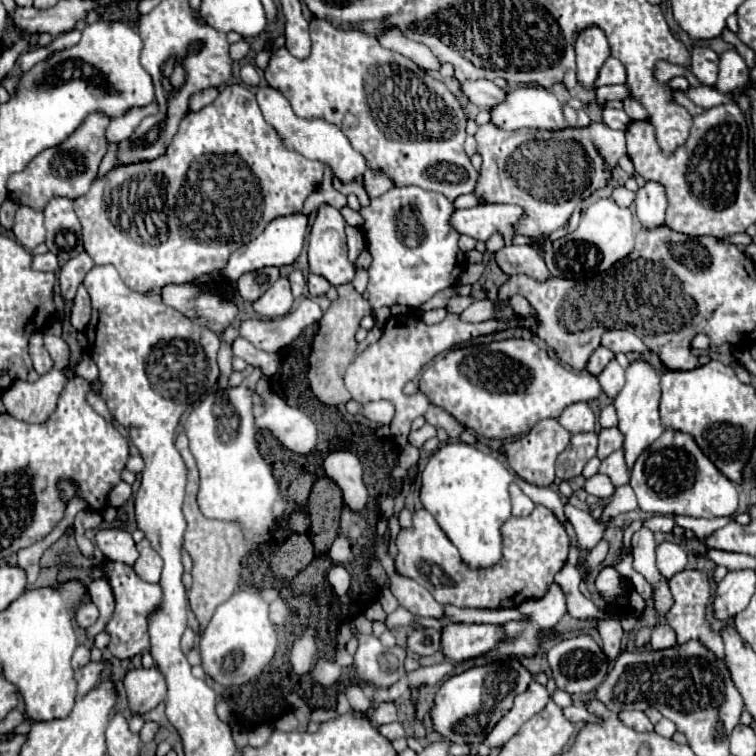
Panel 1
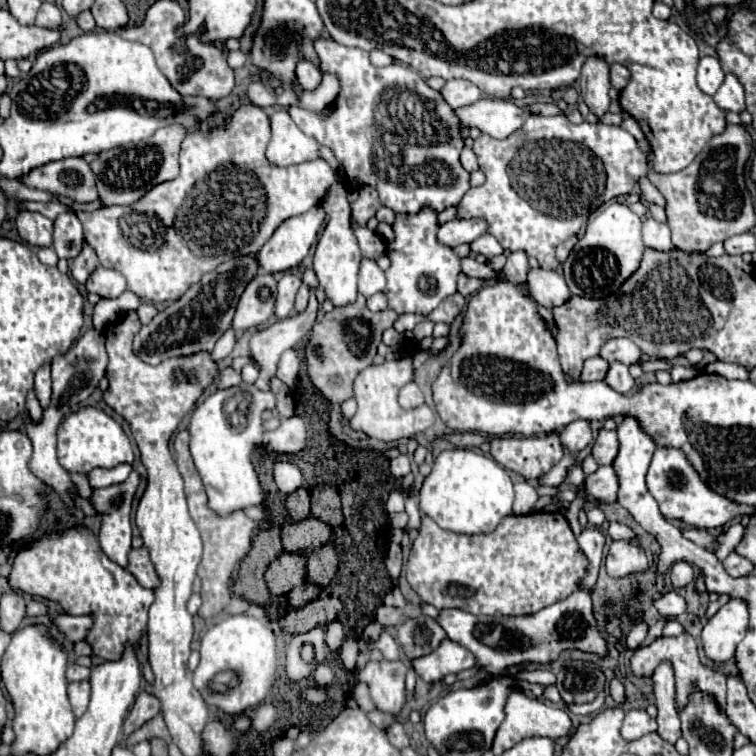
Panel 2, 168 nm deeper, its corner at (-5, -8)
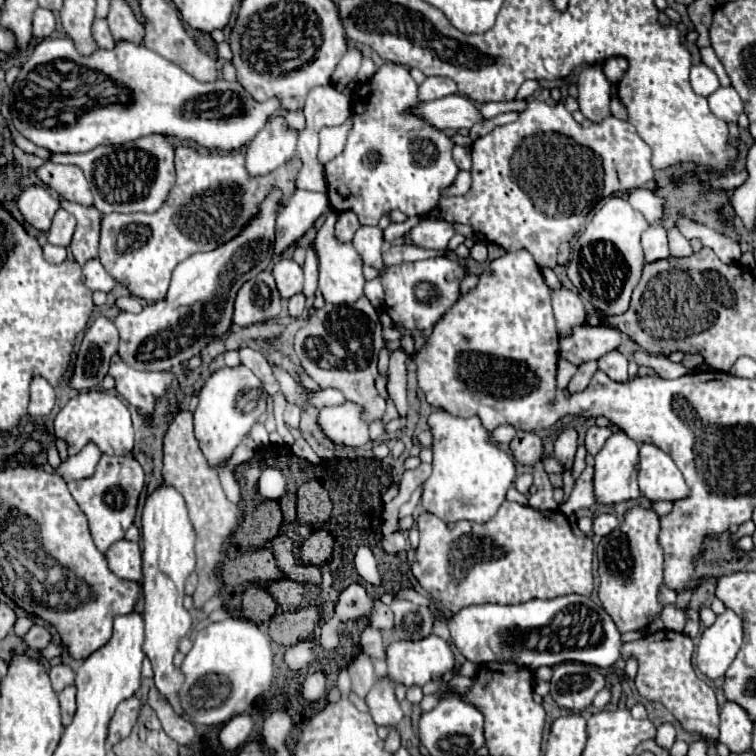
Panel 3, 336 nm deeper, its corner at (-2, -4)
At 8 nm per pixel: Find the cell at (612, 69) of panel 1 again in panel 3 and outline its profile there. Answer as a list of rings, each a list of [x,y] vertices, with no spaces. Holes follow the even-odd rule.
[[[611,57],[611,59],[605,61],[603,71],[605,71],[607,79],[609,79],[613,85],[617,85],[617,83],[621,81],[621,77],[625,75],[625,71],[627,71],[627,61],[625,61],[623,57]]]

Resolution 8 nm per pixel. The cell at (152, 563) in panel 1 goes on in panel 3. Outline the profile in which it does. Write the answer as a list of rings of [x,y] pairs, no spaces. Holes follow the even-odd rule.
[[[121,539],[119,543],[113,543],[107,551],[107,561],[111,571],[129,581],[141,581],[141,551],[139,545],[127,539]]]

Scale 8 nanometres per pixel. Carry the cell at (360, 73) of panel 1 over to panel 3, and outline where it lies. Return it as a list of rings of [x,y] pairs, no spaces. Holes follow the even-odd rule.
[[[383,63],[369,81],[361,83],[355,89],[353,125],[351,125],[345,149],[325,165],[327,195],[329,195],[331,207],[337,213],[355,211],[359,215],[361,225],[377,225],[379,219],[393,209],[399,209],[407,217],[413,217],[413,215],[433,211],[443,191],[451,187],[451,183],[455,181],[459,173],[451,157],[451,151],[455,145],[445,131],[435,129],[433,125],[425,123],[419,115],[409,111],[411,107],[421,105],[421,99],[417,95],[419,95],[419,85],[409,75],[409,69],[399,63]],[[337,193],[341,195],[345,205],[337,205]]]

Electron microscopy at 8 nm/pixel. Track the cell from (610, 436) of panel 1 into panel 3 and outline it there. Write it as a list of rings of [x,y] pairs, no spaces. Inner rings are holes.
[[[593,425],[593,427],[589,427],[587,429],[587,437],[585,437],[585,447],[587,447],[587,451],[591,453],[591,455],[597,455],[601,449],[603,449],[603,445],[605,445],[605,441],[611,437],[611,429],[609,427],[597,427],[597,425]]]

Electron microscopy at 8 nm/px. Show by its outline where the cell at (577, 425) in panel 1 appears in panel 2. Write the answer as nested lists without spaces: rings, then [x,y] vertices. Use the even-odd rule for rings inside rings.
[[[584,419],[572,421],[570,425],[566,425],[560,433],[562,445],[570,451],[570,453],[580,453],[584,447],[588,447],[592,443],[592,431],[590,431],[590,423]]]

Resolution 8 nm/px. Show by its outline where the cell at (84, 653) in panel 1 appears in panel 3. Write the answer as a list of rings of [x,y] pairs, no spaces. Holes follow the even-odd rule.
[[[55,665],[55,667],[51,667],[49,675],[51,675],[51,683],[53,683],[53,687],[55,687],[57,693],[63,691],[67,685],[75,683],[75,671],[71,667],[67,667],[67,665]]]

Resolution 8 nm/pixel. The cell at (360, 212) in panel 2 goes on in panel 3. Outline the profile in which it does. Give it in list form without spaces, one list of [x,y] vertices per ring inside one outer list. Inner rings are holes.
[[[343,211],[337,225],[335,225],[335,235],[339,241],[351,241],[353,233],[361,227],[359,217],[353,211]]]

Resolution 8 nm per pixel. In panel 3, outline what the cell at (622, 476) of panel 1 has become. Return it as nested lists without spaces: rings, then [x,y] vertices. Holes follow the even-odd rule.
[[[587,467],[581,473],[581,477],[575,481],[575,487],[573,487],[569,501],[565,505],[561,505],[559,511],[563,515],[571,515],[579,509],[591,507],[593,503],[597,503],[597,497],[595,497],[595,491],[593,491],[593,467]]]

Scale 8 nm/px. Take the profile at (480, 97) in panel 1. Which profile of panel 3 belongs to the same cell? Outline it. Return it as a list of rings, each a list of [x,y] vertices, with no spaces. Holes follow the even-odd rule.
[[[427,77],[425,83],[419,85],[421,101],[433,101],[433,99],[441,99],[455,93],[457,93],[457,83],[449,77]]]

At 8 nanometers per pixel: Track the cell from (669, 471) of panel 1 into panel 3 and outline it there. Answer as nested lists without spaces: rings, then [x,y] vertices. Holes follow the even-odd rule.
[[[655,445],[639,447],[639,487],[651,501],[679,501],[689,497],[689,487],[673,459]]]

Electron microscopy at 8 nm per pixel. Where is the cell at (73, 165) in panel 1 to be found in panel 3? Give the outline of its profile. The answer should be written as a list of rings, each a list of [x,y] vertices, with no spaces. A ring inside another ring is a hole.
[[[45,161],[35,171],[35,175],[39,177],[41,183],[57,191],[61,197],[75,203],[83,203],[83,205],[93,205],[89,183],[77,165],[59,165],[53,161]]]

